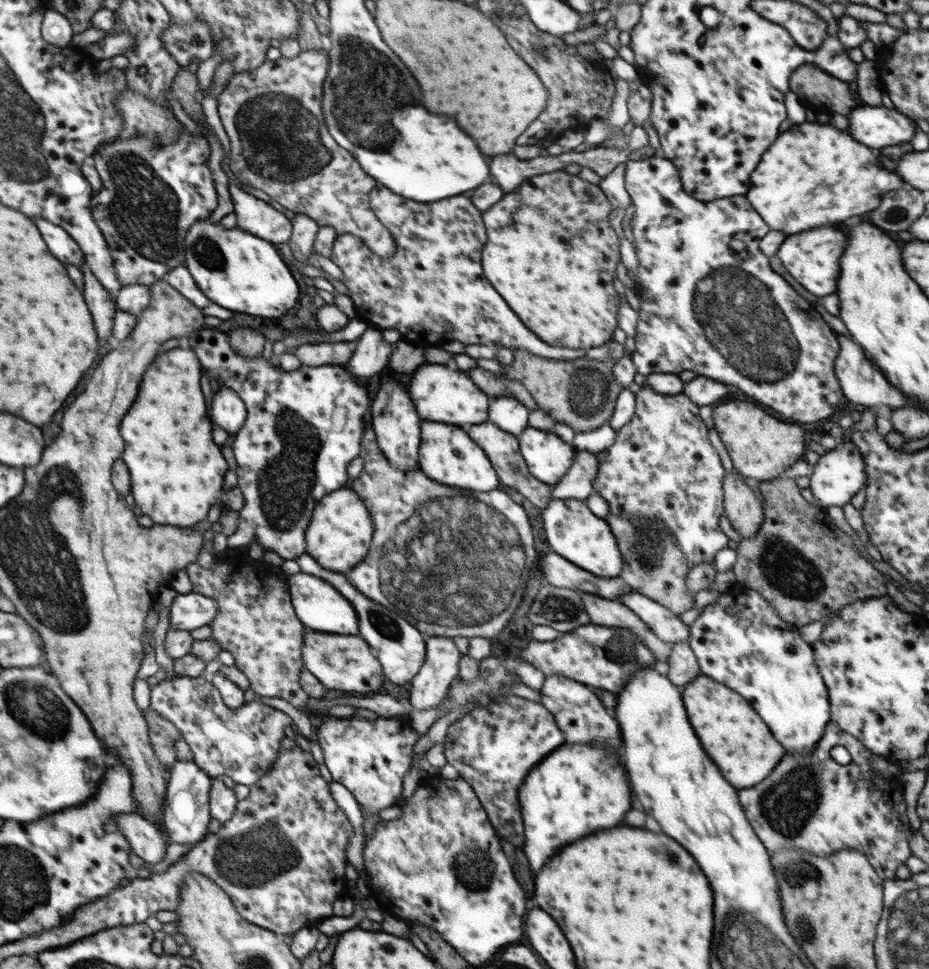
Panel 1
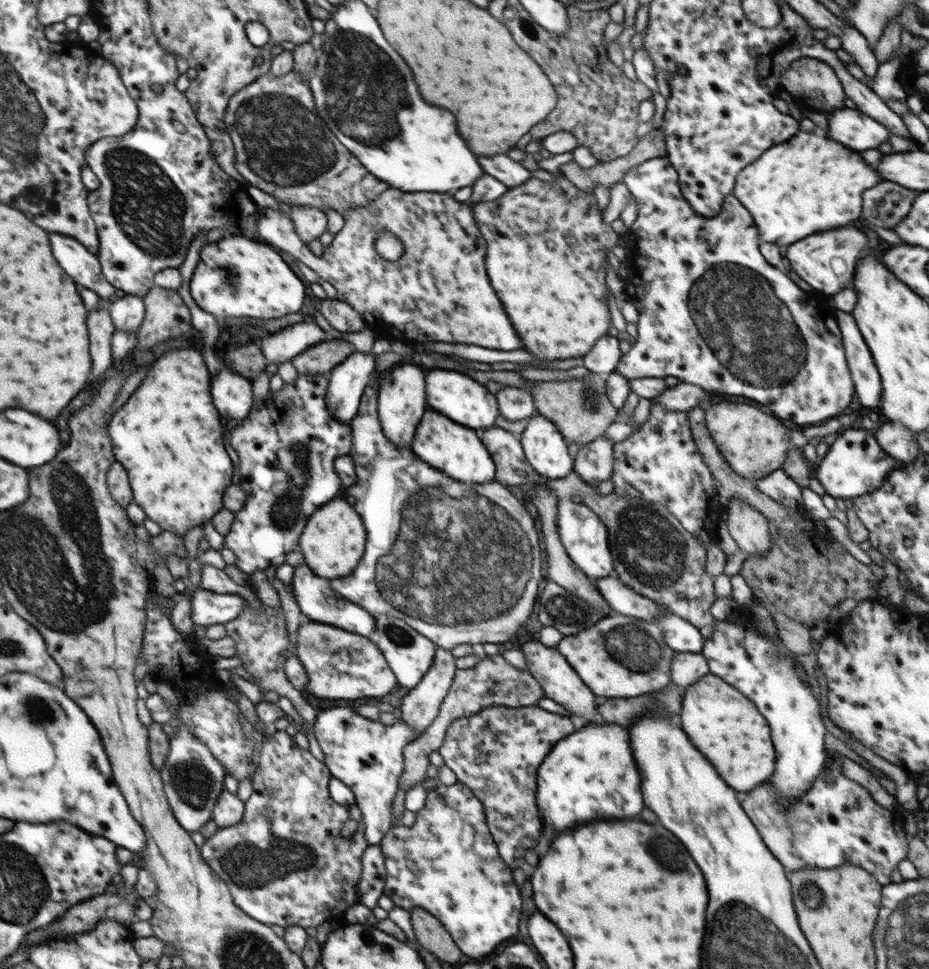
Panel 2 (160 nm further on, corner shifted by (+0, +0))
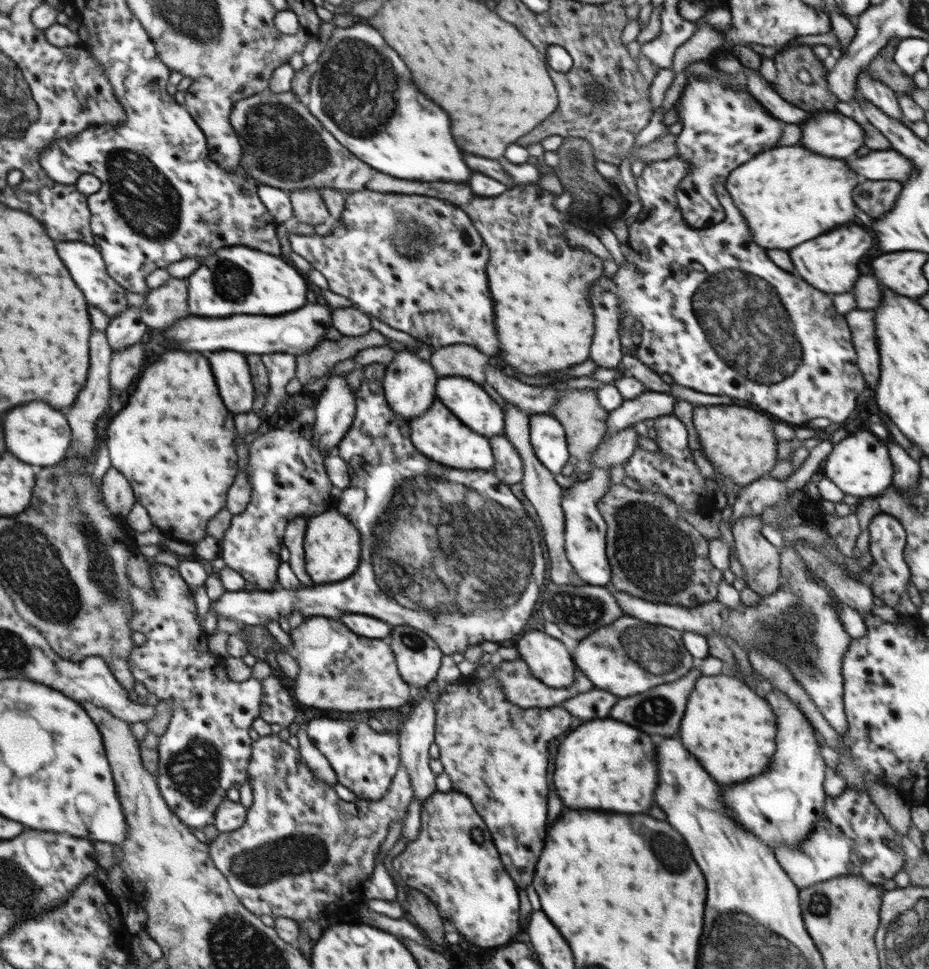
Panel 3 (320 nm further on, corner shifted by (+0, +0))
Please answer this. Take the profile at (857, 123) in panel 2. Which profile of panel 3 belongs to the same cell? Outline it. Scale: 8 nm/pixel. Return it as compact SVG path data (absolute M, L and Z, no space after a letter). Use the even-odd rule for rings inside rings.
M820 111L799 124L802 146L828 158L846 158L863 145L865 132L853 119L838 111Z

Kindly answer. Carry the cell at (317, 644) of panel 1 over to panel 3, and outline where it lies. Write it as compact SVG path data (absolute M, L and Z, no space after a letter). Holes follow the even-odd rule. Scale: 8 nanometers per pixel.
M309 617L289 636L296 649L300 668L294 679L294 700L299 707L362 712L381 708L400 708L407 704L410 685L396 666L394 651L387 640L370 640L352 632L342 621Z

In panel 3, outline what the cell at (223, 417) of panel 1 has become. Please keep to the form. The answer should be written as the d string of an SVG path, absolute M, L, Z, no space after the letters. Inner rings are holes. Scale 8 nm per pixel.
M224 350L214 352L208 358L214 366L214 378L218 378L218 386L222 386L222 398L226 398L230 412L250 412L254 406L254 388L246 356L233 350Z

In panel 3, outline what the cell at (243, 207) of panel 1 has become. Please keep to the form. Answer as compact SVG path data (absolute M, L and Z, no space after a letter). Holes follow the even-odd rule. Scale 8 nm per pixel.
M360 190L351 192L345 197L345 209L341 217L336 221L331 221L331 232L327 235L302 235L300 233L288 233L290 248L296 254L305 258L312 267L319 270L328 283L328 289L340 296L346 296L351 300L358 309L364 314L369 314L385 322L390 328L402 330L410 334L423 344L432 346L437 350L443 345L451 344L470 344L478 348L484 354L494 354L498 350L498 338L496 338L496 328L494 328L494 304L491 292L489 291L488 279L486 274L487 264L489 261L489 248L483 241L481 234L476 230L471 218L466 216L463 210L458 210L454 206L448 206L444 200L438 198L428 198L428 196L416 196L416 194L378 194L370 190Z

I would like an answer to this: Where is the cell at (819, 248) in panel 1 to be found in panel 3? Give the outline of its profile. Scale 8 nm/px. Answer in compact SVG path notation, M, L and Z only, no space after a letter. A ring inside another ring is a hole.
M842 226L838 230L832 230L824 236L818 236L810 242L800 244L798 248L790 250L790 258L800 272L800 276L818 288L822 292L830 295L842 294L852 291L856 280L858 280L858 264L864 258L864 254L872 248L874 240L872 236L860 228L860 226Z

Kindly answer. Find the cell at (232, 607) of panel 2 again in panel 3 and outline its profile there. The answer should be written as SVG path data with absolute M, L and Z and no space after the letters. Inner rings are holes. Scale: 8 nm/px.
M382 363L365 365L364 378L358 390L354 391L356 414L352 426L336 447L338 456L348 464L350 484L336 492L332 506L358 529L362 566L359 564L352 576L334 584L299 586L296 590L226 591L214 601L214 612L217 617L222 615L246 625L263 627L269 620L278 621L281 616L287 617L297 610L306 618L336 620L340 620L343 614L365 614L390 625L421 630L434 639L443 654L450 655L464 653L471 644L511 642L514 634L522 632L532 610L540 602L546 576L542 534L538 532L534 520L526 516L510 485L503 483L492 470L454 470L438 462L430 462L418 453L411 441L409 422L394 414L386 402L382 386L385 367ZM468 502L474 504L474 510L468 508ZM372 552L374 558L370 558Z

